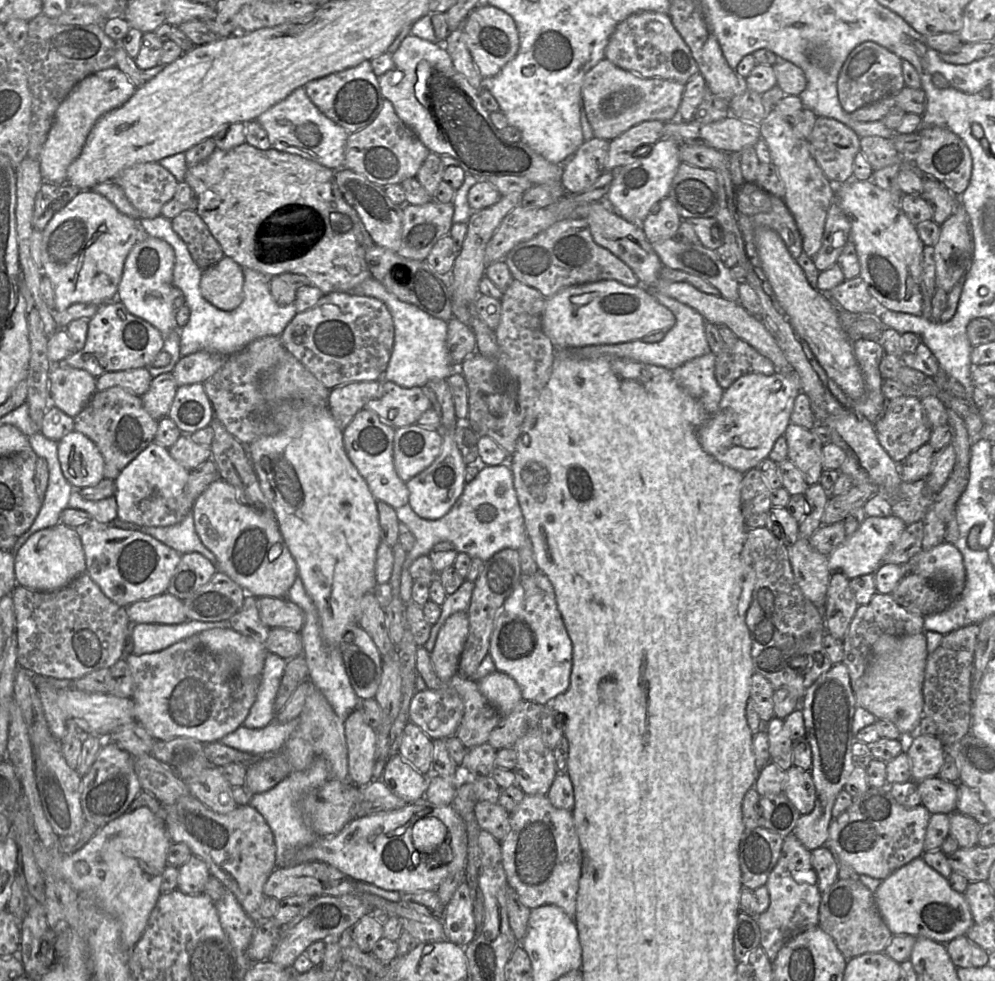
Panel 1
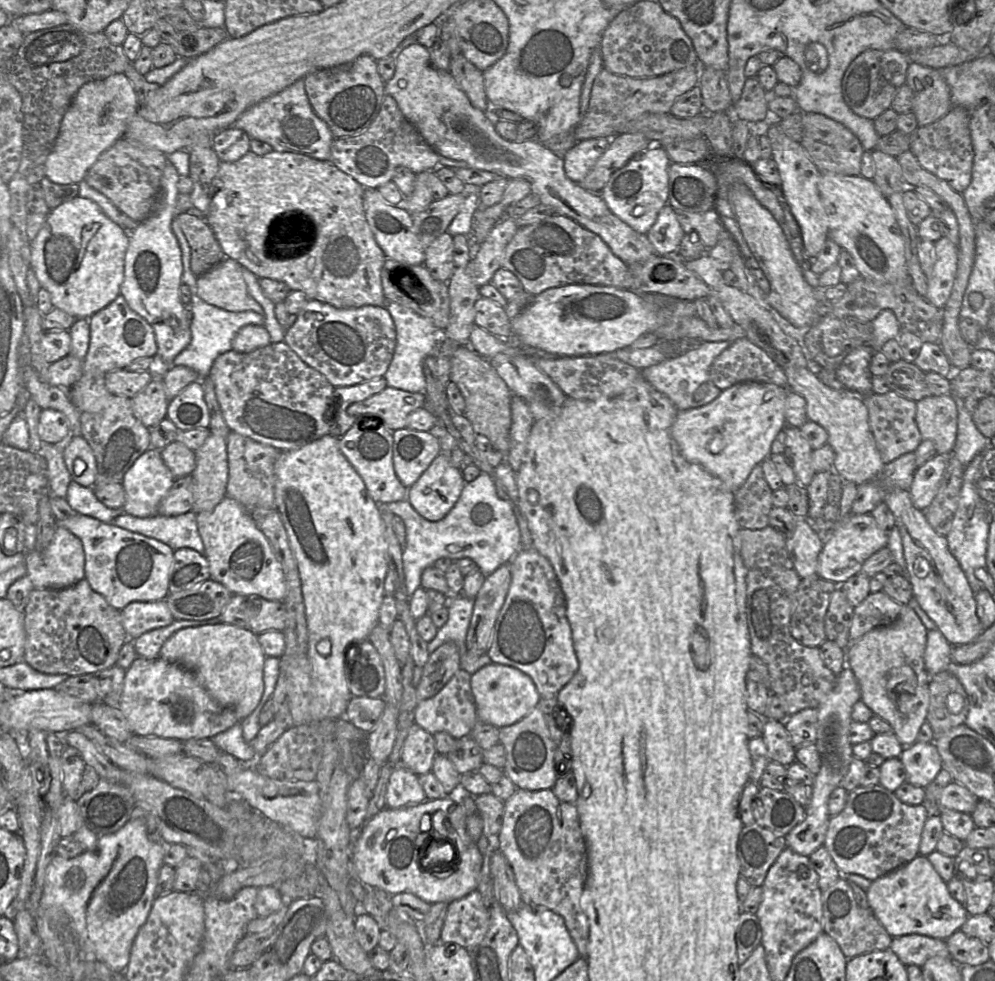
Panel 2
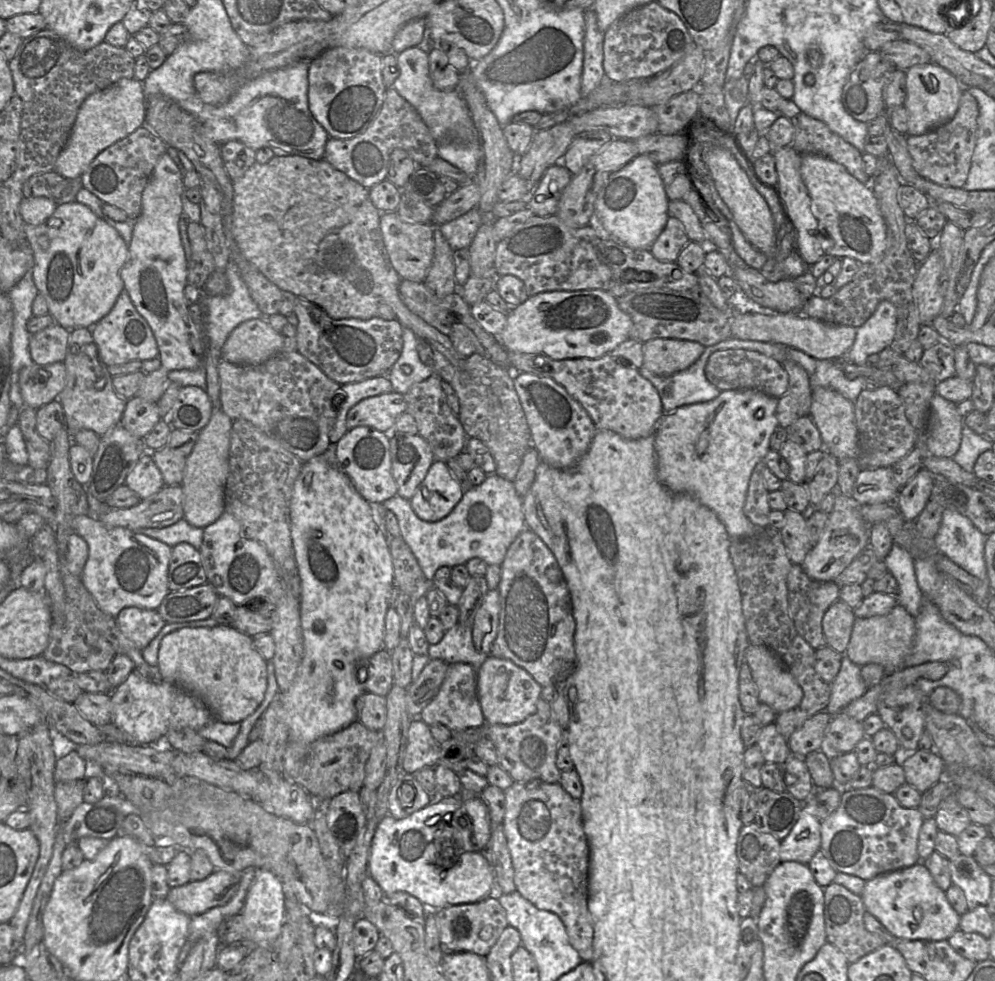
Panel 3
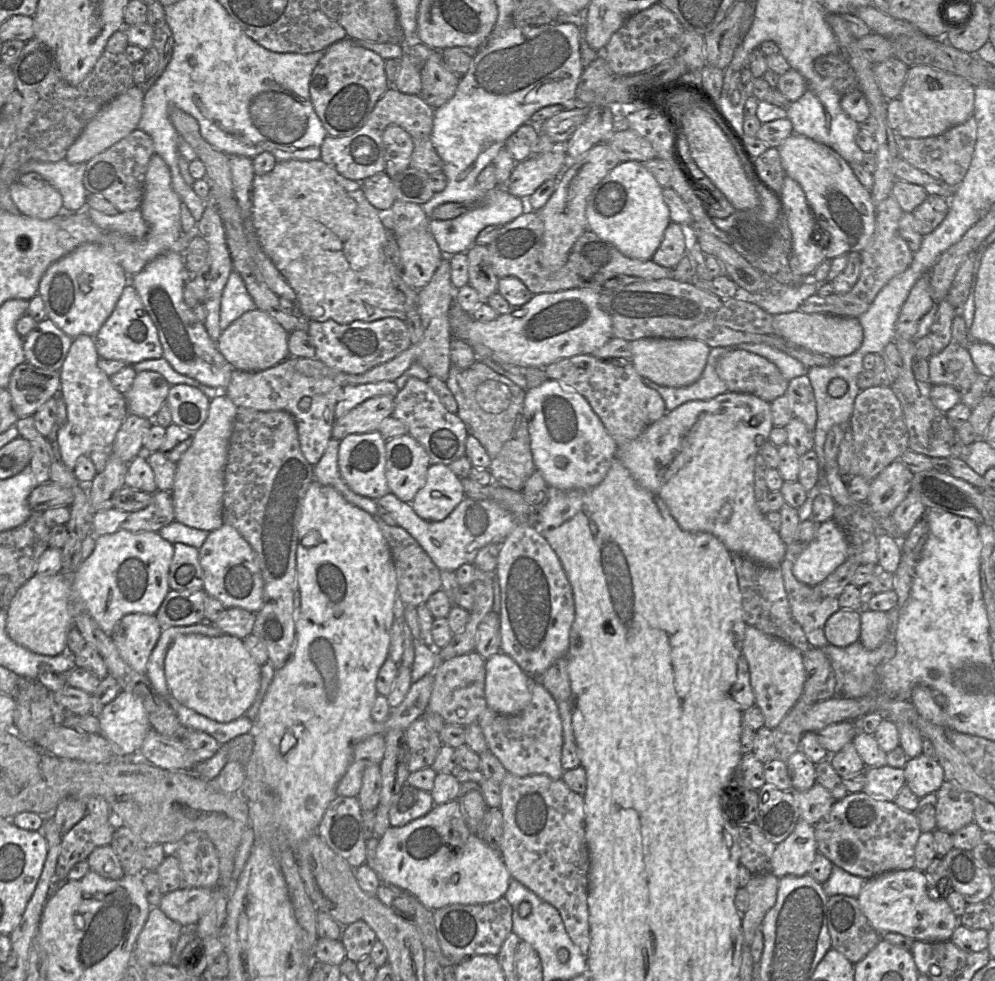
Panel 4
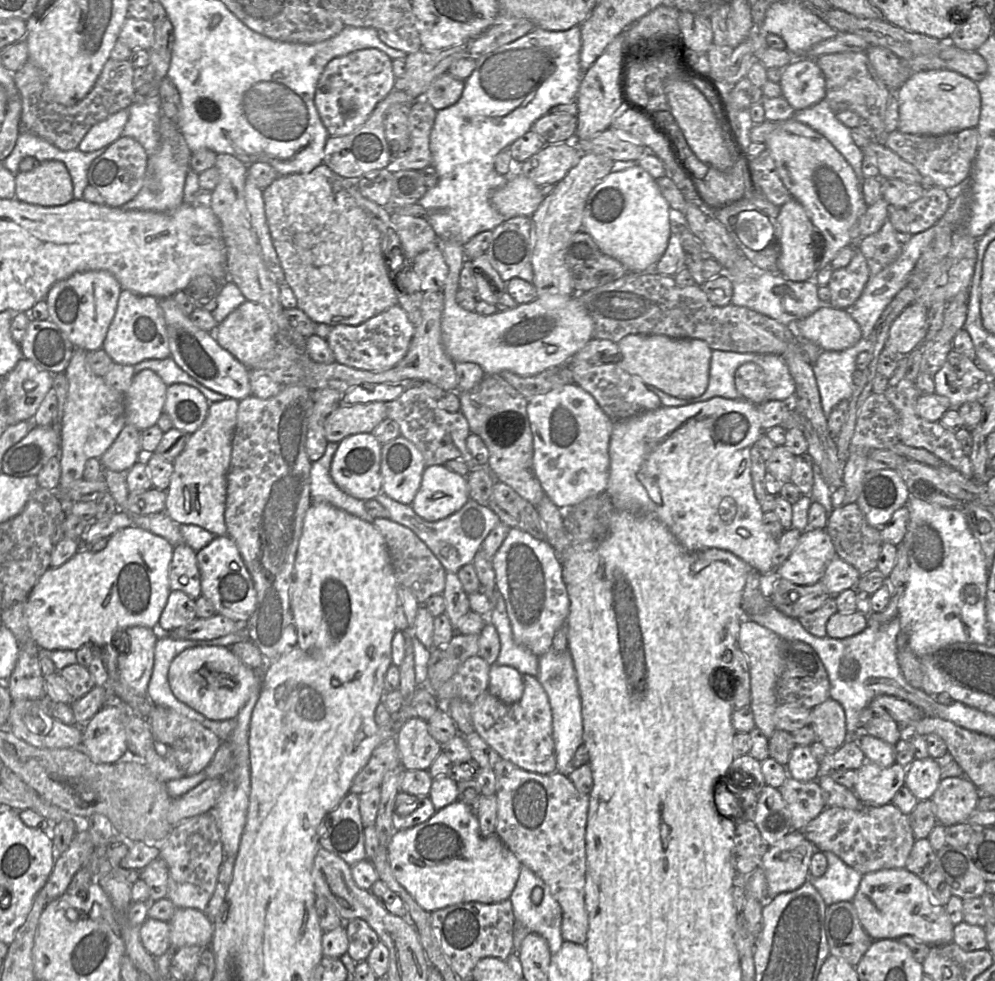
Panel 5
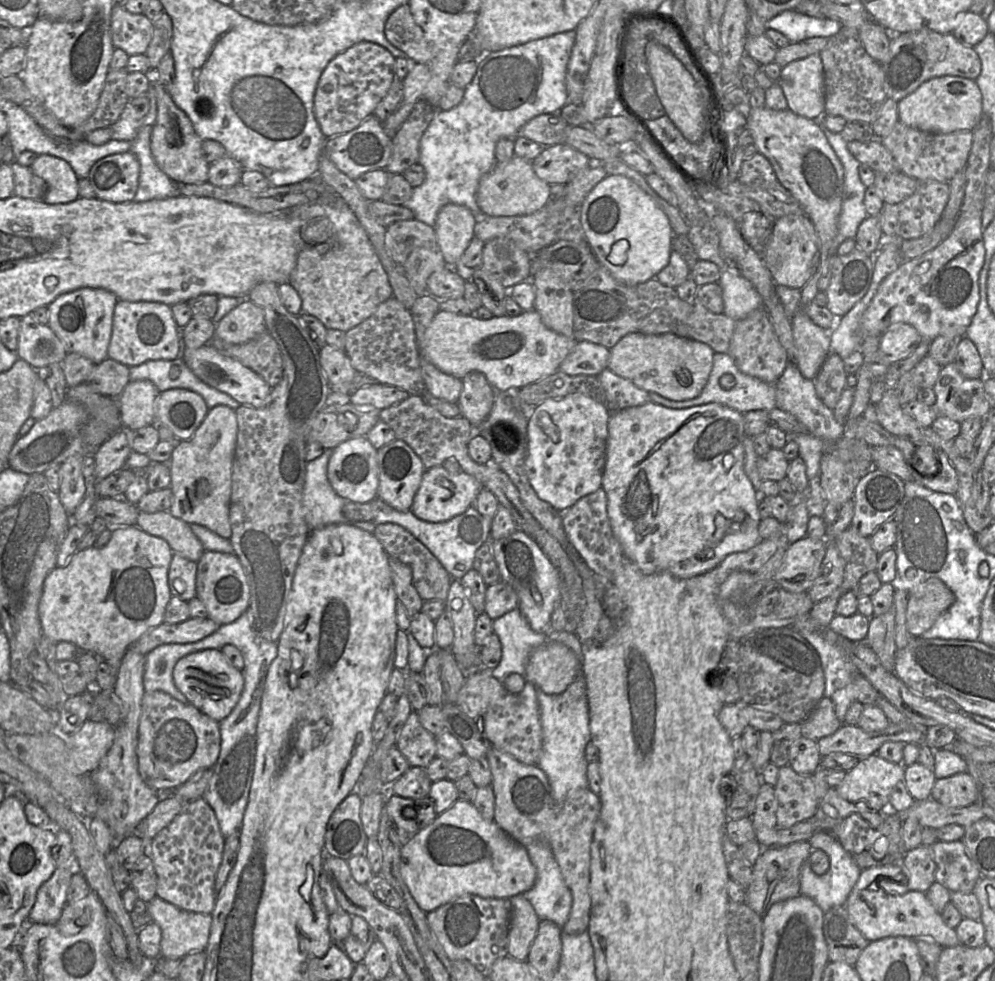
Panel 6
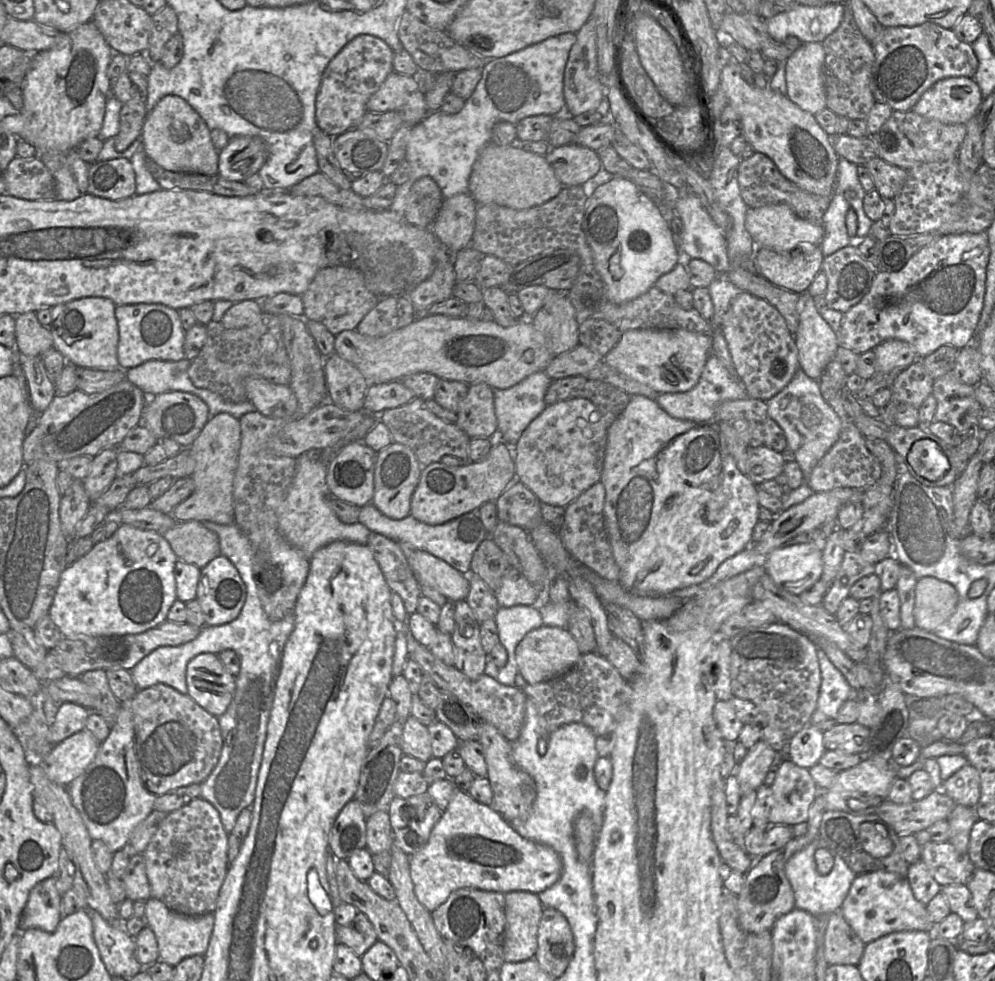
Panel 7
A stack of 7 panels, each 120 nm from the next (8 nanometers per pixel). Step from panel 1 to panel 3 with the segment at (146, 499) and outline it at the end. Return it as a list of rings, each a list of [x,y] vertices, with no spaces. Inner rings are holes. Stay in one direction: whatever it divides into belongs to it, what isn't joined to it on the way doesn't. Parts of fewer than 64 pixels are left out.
[[[146,451],[134,464],[124,485],[134,491],[141,500],[154,495],[165,485],[150,451]]]

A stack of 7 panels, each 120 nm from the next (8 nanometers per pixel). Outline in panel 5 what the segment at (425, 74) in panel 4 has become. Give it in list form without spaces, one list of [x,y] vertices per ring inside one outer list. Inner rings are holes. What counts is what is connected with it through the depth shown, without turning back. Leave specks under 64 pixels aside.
[[[444,73],[430,84],[423,99],[427,100],[438,111],[455,104],[461,97],[464,81]]]

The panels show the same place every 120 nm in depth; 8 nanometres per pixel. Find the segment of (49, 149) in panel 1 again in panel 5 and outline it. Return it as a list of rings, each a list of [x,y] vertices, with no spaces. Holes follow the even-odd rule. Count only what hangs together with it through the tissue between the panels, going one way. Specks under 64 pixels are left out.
[[[126,108],[95,124],[84,136],[77,149],[82,152],[93,152],[102,147],[107,148],[121,137],[128,118],[129,111]]]

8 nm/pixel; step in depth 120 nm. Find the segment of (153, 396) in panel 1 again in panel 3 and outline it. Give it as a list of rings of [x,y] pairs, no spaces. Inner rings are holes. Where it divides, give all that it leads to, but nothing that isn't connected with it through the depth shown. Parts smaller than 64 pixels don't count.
[[[135,395],[126,400],[120,424],[133,436],[144,439],[160,420],[157,403]]]

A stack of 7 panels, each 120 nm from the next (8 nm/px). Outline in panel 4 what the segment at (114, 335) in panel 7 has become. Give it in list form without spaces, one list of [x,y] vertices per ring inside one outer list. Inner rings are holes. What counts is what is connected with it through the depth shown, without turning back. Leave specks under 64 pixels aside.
[[[86,243],[49,266],[40,280],[37,295],[43,300],[46,318],[73,339],[82,334],[94,336],[112,314],[128,284],[130,284],[130,277],[114,258],[110,248]]]

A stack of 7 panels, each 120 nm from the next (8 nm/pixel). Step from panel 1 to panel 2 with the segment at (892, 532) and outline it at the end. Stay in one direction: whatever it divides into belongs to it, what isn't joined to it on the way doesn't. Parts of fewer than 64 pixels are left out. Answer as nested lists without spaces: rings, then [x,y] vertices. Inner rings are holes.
[[[852,514],[823,541],[817,559],[817,576],[841,585],[849,578],[860,573],[865,560],[878,550],[887,546],[889,532],[879,528],[871,514]]]

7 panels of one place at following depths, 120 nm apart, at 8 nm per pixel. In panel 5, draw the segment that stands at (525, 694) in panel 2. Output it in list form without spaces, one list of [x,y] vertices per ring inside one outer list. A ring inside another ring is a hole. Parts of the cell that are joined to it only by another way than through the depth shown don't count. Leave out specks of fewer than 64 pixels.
[[[490,665],[488,691],[506,704],[520,700],[524,691],[523,676],[511,666]]]

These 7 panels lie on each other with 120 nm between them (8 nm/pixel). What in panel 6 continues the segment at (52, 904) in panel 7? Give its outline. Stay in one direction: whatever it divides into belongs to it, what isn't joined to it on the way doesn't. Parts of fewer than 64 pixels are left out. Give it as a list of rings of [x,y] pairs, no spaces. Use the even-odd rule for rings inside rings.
[[[56,867],[51,877],[39,887],[28,923],[54,924],[67,903],[67,890],[75,868]]]

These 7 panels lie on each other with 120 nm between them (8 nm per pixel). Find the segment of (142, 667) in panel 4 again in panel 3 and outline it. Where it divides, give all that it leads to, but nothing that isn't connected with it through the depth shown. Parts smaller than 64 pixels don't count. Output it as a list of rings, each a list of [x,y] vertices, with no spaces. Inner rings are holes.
[[[138,607],[123,608],[115,618],[122,635],[139,651],[142,651],[166,624],[157,610]]]

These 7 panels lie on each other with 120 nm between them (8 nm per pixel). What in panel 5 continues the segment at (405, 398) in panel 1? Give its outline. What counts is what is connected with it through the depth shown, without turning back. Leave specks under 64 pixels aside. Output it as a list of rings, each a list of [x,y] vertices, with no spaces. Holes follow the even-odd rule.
[[[384,402],[340,404],[325,420],[324,434],[328,442],[339,443],[351,435],[373,433],[385,418],[387,406]]]

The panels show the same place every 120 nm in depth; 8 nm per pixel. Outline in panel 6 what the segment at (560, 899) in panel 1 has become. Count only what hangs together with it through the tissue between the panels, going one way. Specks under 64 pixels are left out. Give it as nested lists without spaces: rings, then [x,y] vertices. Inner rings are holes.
[[[493,746],[487,753],[487,759],[495,797],[494,822],[523,846],[535,841],[544,841],[549,845],[572,894],[571,911],[561,930],[570,935],[588,931],[591,908],[590,850],[595,823],[601,810],[599,796],[588,788],[576,790],[569,793],[564,801],[557,801],[552,796],[546,774],[538,766],[523,764]]]

